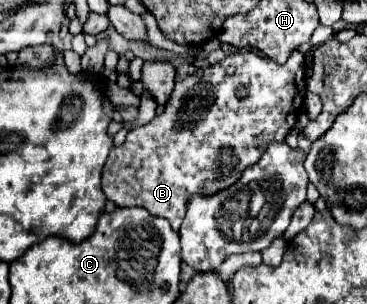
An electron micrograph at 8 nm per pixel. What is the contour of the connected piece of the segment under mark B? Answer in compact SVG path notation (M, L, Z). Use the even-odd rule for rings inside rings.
M250 49L230 53L206 69L194 63L182 63L176 69L176 87L164 113L142 127L130 129L126 141L110 151L102 171L104 195L118 207L144 207L152 215L168 219L172 229L180 231L186 203L192 195L214 195L228 189L242 177L246 167L260 159L270 141L284 141L304 105L304 83L304 55L298 49L292 51L284 65L268 61ZM240 89L246 89L246 97L238 95Z

